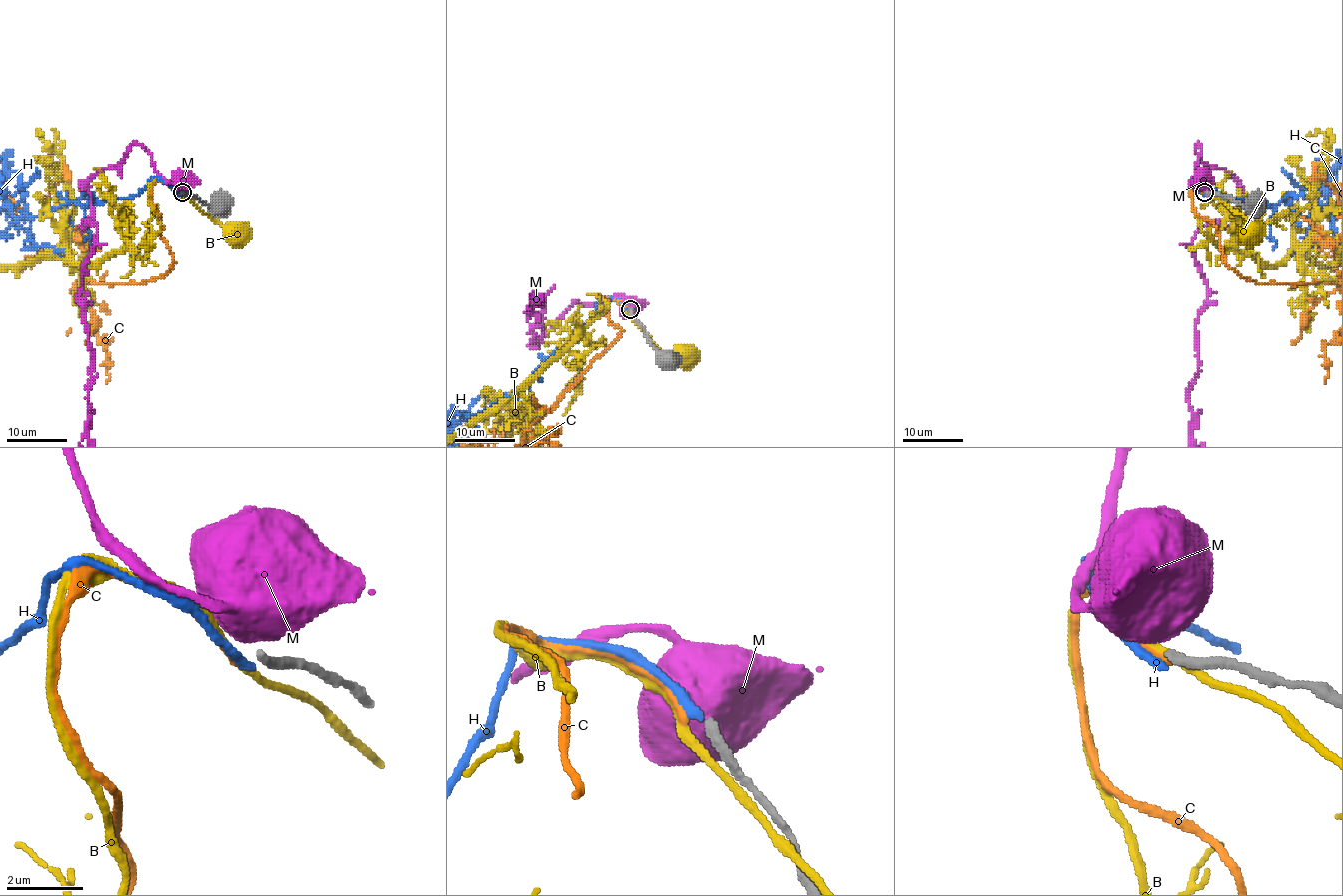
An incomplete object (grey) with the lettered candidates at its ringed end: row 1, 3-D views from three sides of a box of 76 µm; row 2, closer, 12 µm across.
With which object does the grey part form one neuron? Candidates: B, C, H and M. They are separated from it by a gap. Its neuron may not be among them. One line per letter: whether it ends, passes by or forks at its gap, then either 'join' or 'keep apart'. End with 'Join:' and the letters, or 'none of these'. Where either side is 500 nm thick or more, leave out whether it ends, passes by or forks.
B: it passes by | keep apart
C: it ends | keep apart
H: it ends | keep apart
M: keep apart
Join: none of these

